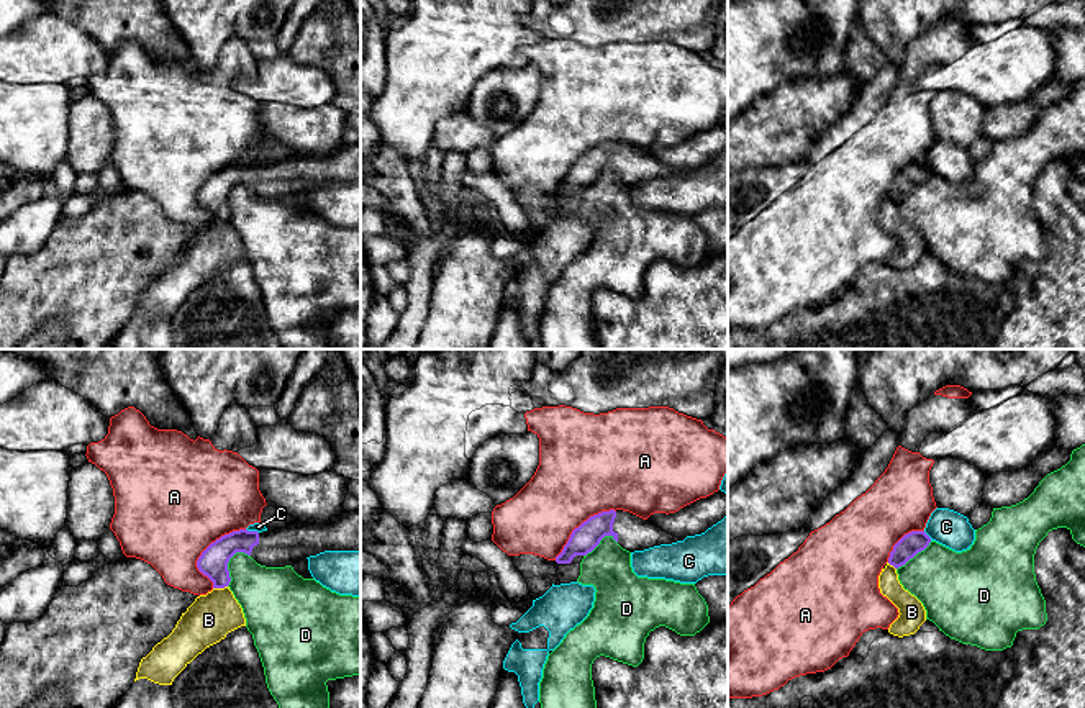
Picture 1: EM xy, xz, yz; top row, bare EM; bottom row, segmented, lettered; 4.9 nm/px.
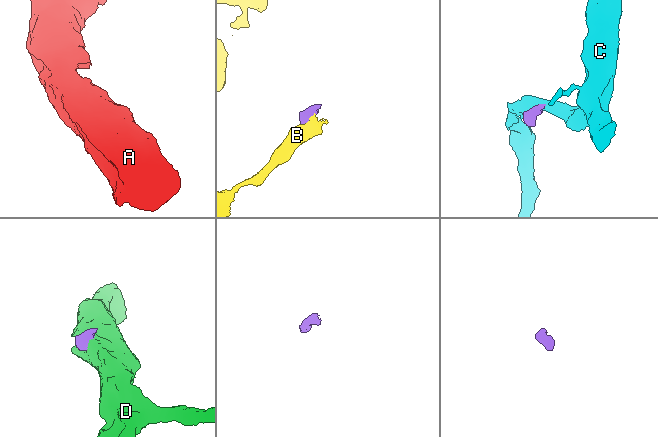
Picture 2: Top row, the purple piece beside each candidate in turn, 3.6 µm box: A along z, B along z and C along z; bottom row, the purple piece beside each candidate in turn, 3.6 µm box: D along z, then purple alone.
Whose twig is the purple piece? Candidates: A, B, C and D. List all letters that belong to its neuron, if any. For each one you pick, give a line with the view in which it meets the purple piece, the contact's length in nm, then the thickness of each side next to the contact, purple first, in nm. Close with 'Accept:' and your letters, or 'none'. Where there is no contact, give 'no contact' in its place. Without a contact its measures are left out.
Accept: none

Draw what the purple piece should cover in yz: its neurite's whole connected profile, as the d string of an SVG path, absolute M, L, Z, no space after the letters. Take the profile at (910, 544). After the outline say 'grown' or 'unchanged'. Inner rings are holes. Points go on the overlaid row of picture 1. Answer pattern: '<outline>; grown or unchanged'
M911 531L905 534L890 552L888 564L895 569L905 565L918 552L924 551L931 542L931 538L924 531Z; unchanged

